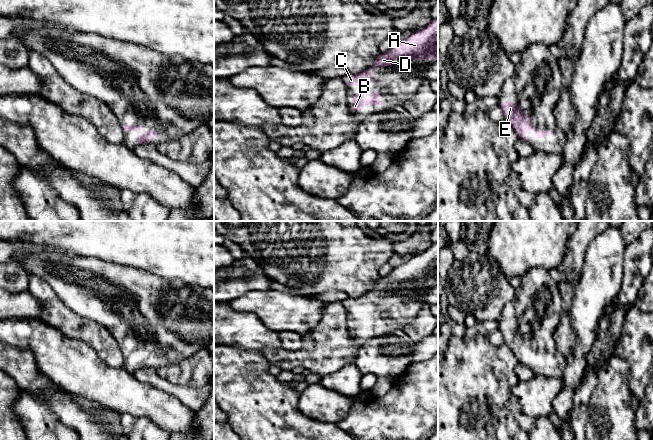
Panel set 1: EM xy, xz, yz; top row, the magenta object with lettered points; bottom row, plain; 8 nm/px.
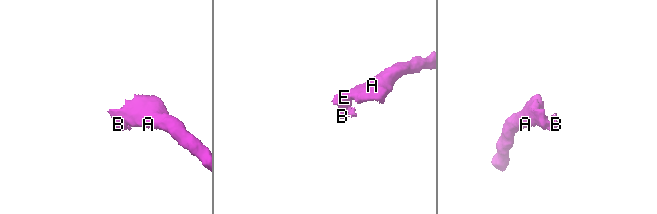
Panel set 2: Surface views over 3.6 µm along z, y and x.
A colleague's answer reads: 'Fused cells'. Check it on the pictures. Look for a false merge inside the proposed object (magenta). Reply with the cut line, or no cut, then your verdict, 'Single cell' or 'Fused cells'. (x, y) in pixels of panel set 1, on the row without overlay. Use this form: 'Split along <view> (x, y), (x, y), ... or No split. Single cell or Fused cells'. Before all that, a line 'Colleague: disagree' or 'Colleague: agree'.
Colleague: disagree
No split. Single cell

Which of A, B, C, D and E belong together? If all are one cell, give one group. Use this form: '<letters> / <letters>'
A B C D E

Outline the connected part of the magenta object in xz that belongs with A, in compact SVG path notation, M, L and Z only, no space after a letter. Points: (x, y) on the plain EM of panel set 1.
M438 242L412 256L408 262L395 267L389 275L378 279L369 293L355 299L348 298L343 303L344 308L346 311L372 309L375 291L388 292L395 284L409 282L424 283L427 286L438 284Z

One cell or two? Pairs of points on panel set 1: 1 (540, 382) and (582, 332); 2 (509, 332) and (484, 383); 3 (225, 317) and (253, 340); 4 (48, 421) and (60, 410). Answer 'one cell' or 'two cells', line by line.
1: two cells
2: two cells
3: one cell
4: two cells

